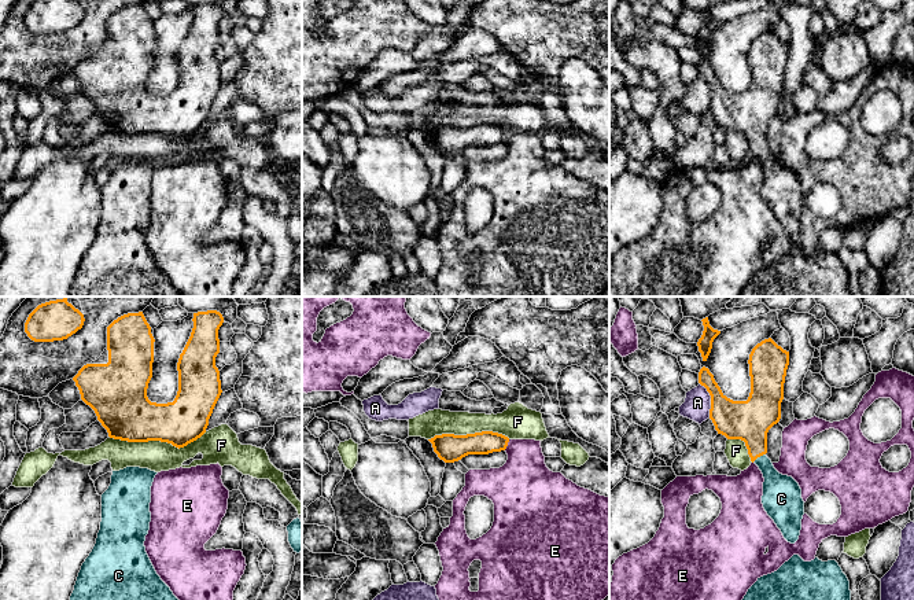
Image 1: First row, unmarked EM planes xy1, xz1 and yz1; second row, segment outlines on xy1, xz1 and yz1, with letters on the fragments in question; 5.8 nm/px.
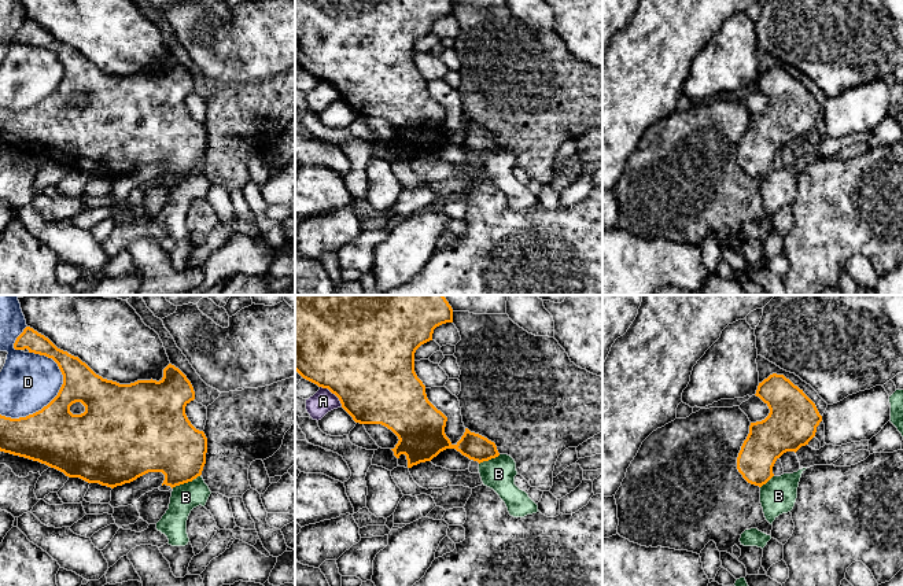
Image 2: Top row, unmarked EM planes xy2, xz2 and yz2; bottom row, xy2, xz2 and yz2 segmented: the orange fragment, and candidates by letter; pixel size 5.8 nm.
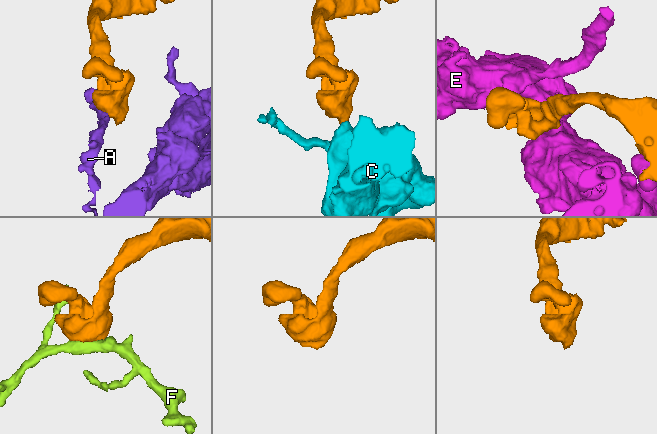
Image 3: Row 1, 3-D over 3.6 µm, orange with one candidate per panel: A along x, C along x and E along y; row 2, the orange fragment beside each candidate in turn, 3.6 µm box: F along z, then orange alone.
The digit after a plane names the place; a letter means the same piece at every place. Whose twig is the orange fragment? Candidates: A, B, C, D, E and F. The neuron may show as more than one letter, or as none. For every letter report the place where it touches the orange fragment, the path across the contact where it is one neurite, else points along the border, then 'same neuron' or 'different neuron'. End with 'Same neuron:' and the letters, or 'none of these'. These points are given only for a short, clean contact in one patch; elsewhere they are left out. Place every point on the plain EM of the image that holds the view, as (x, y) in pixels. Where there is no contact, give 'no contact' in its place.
A: meets orange in yz1 at (711, 92); different neuron
B: meets orange in xy2 at (185, 174); border along xy2 (199, 168), (172, 180); different neuron
C: meets orange in yz1 at (758, 148); runs through yz1 (750, 113), (758, 148), (780, 184); same neuron
D: meets orange in xy2 at (48, 96); different neuron
E: meets orange in xz1 at (507, 137); border along xz1 (509, 132), (504, 142); different neuron
F: meets orange in xy1 at (158, 132); different neuron
Same neuron: C

